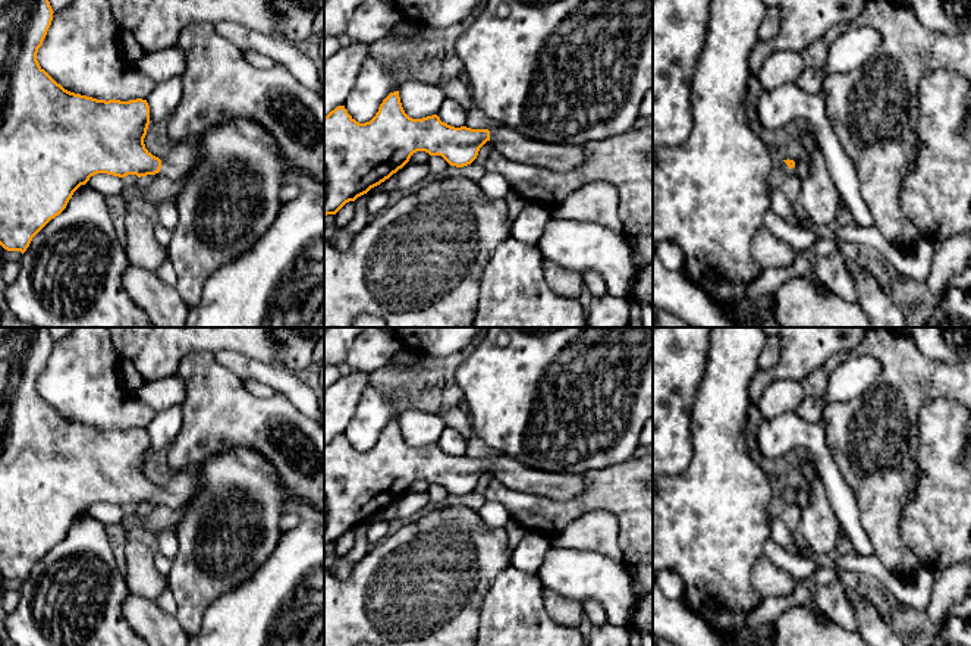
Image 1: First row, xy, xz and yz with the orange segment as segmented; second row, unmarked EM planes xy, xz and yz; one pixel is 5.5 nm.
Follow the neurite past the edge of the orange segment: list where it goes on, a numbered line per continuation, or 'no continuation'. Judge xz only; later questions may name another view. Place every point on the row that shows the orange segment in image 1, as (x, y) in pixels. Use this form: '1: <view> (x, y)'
1: xz (555, 156)

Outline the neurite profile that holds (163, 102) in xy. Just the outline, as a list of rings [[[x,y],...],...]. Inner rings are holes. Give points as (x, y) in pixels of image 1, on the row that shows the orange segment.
[[[175,76],[155,85],[154,91],[147,97],[150,106],[150,125],[147,132],[154,123],[166,123],[169,120],[177,110],[182,95],[182,76]]]

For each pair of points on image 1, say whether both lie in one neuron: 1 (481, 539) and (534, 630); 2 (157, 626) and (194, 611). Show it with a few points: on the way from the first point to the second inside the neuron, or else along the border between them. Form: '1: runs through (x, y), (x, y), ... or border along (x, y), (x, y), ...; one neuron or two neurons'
1: border along (511, 565), (496, 577), (481, 602); two neurons
2: border along (175, 615), (185, 630); two neurons

